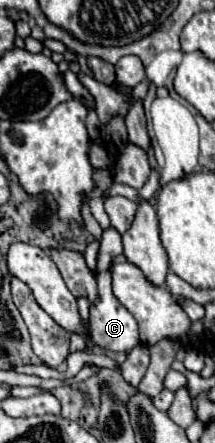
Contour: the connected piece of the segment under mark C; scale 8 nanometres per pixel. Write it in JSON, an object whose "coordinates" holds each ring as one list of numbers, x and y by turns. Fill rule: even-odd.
{"coordinates":[[97,271,99,301,91,305,89,323,93,329,91,341,109,351,131,351,139,345,135,317,115,299,111,291,109,271]]}

